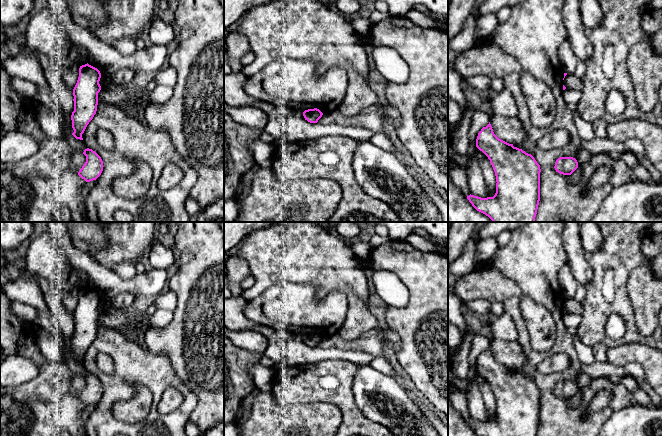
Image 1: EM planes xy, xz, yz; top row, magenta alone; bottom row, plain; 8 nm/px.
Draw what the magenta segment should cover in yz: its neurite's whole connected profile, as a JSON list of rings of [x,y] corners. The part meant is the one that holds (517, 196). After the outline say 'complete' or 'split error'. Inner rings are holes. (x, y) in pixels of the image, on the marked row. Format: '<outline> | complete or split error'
[[[489,124],[478,133],[476,147],[490,160],[496,176],[493,197],[467,196],[493,222],[535,222],[540,201],[540,165],[531,155],[499,139]]] | complete

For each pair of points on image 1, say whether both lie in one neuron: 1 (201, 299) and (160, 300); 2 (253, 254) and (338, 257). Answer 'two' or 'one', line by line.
1: two
2: one

